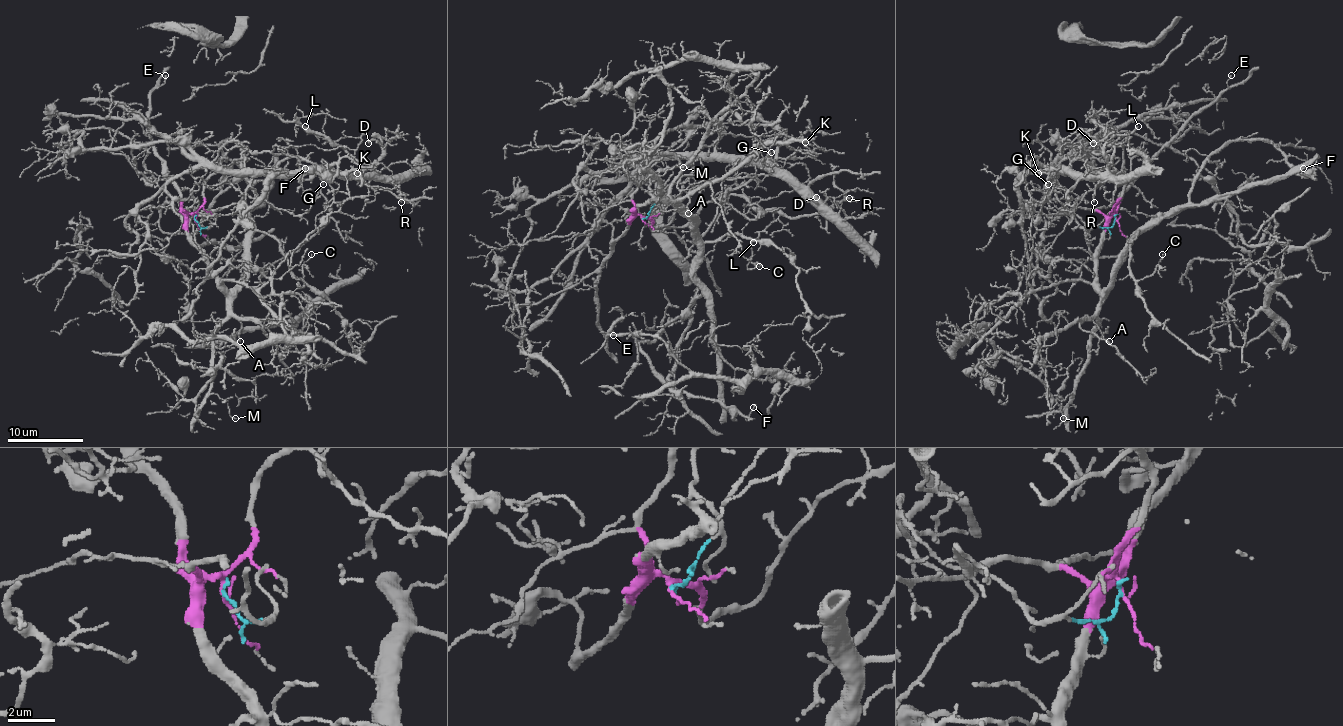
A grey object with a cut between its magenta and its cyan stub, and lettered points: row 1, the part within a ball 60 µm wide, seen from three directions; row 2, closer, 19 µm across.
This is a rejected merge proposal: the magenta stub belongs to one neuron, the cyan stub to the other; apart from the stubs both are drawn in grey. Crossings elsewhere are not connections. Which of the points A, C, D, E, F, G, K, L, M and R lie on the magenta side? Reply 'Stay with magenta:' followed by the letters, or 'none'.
Stay with magenta: A, C, E, F, M

